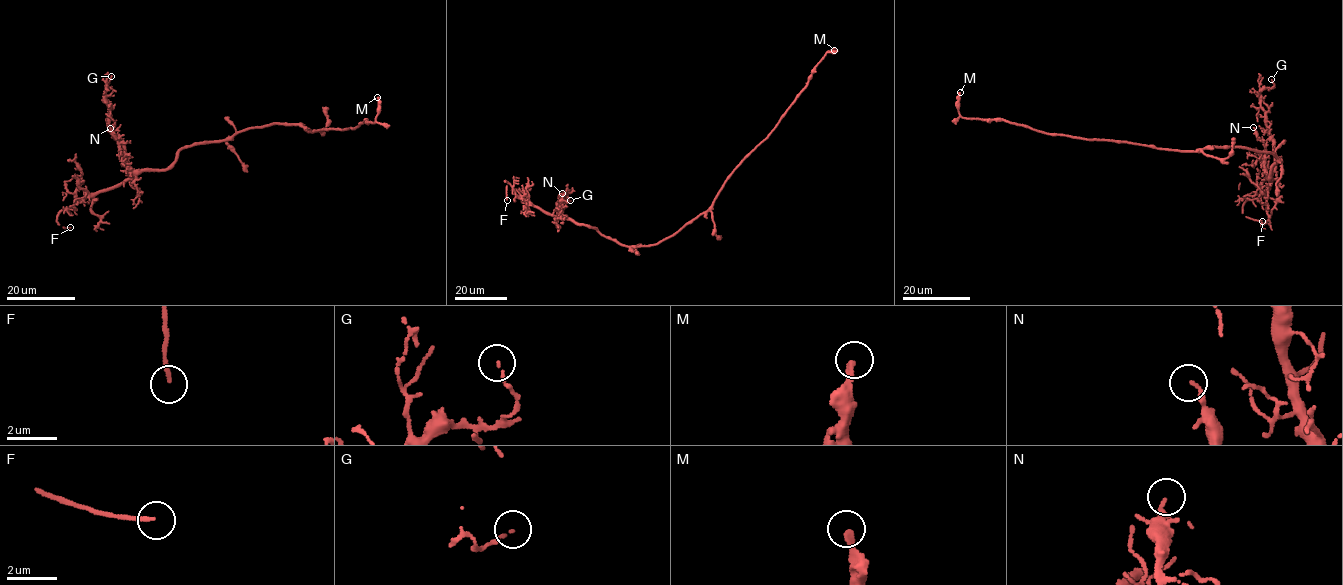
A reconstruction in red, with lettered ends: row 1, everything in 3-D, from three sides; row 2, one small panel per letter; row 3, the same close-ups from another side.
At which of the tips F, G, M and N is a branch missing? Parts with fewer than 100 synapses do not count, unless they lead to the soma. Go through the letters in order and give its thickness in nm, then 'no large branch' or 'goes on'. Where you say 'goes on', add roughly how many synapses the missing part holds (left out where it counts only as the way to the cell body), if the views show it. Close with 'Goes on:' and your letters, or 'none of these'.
F: 150 nm thick; goes on
G: 100 nm thick; no large branch
M: 220 nm thick; no large branch
N: 200 nm thick; no large branch
Goes on: F

